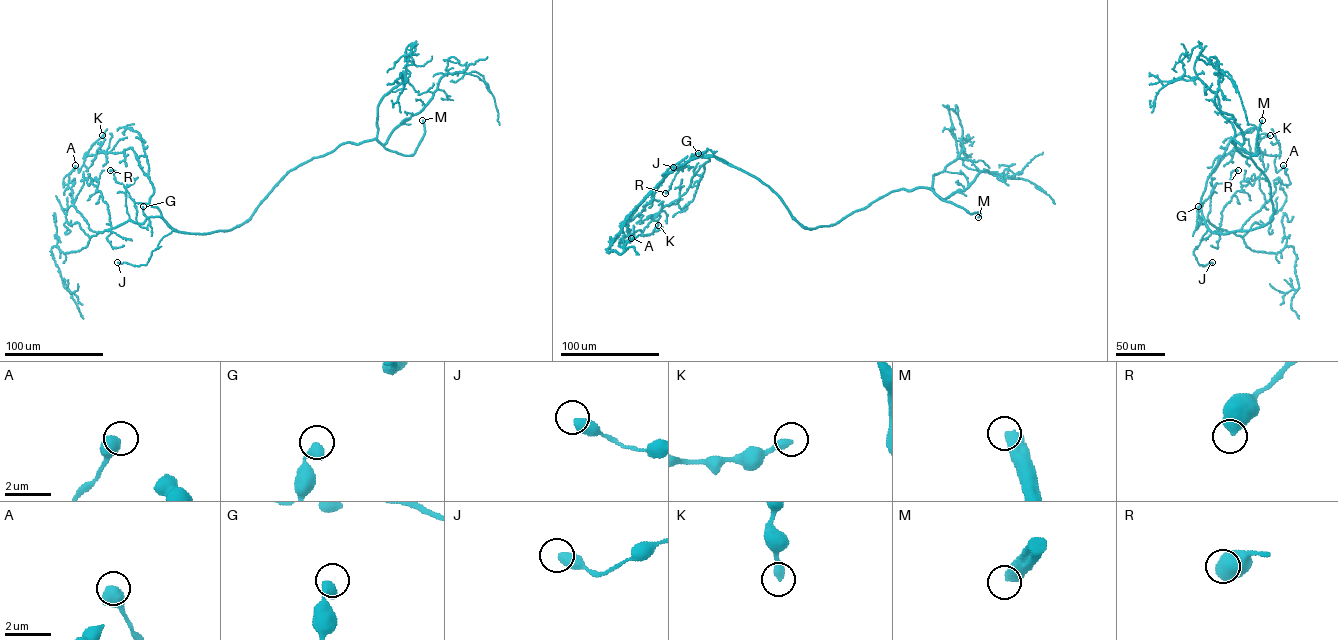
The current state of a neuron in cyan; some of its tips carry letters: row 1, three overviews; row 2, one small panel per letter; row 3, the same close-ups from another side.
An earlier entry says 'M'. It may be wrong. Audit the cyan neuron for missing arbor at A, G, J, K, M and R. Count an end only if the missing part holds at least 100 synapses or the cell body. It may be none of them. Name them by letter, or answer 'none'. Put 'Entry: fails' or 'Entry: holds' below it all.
M
Entry: holds

